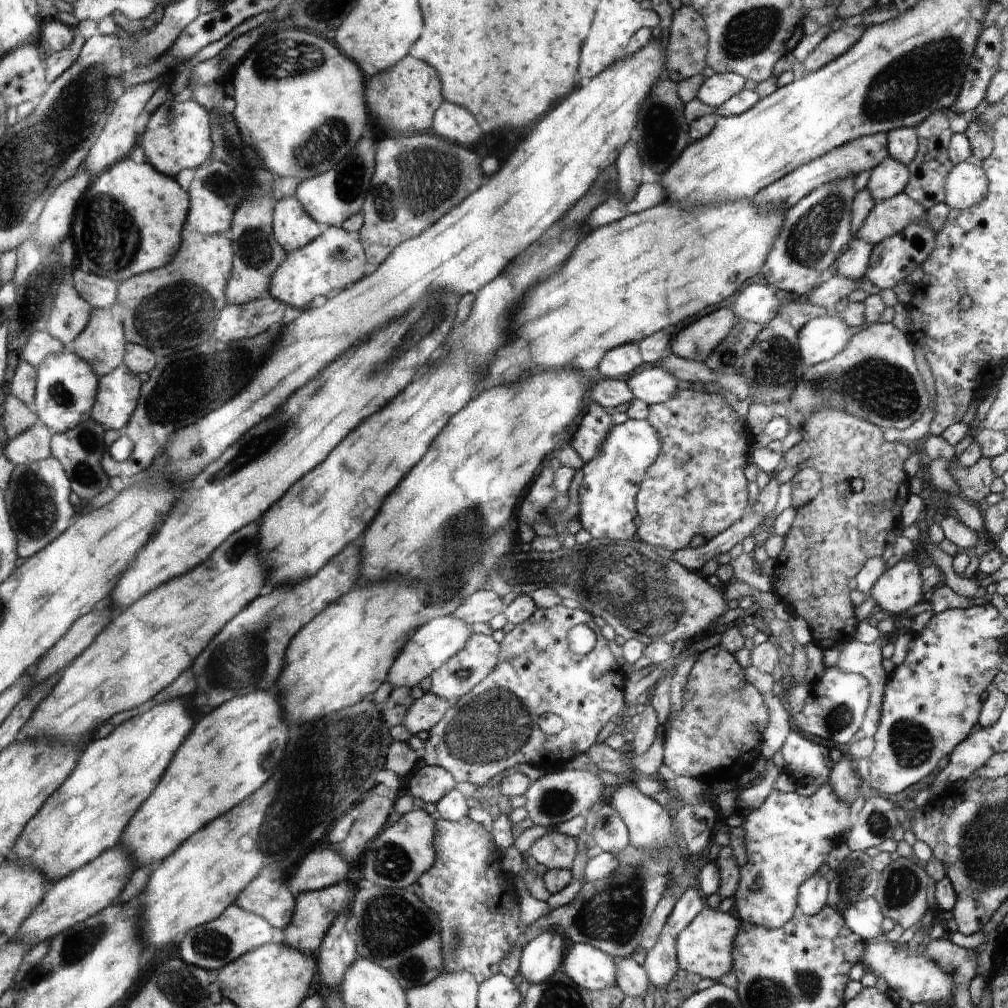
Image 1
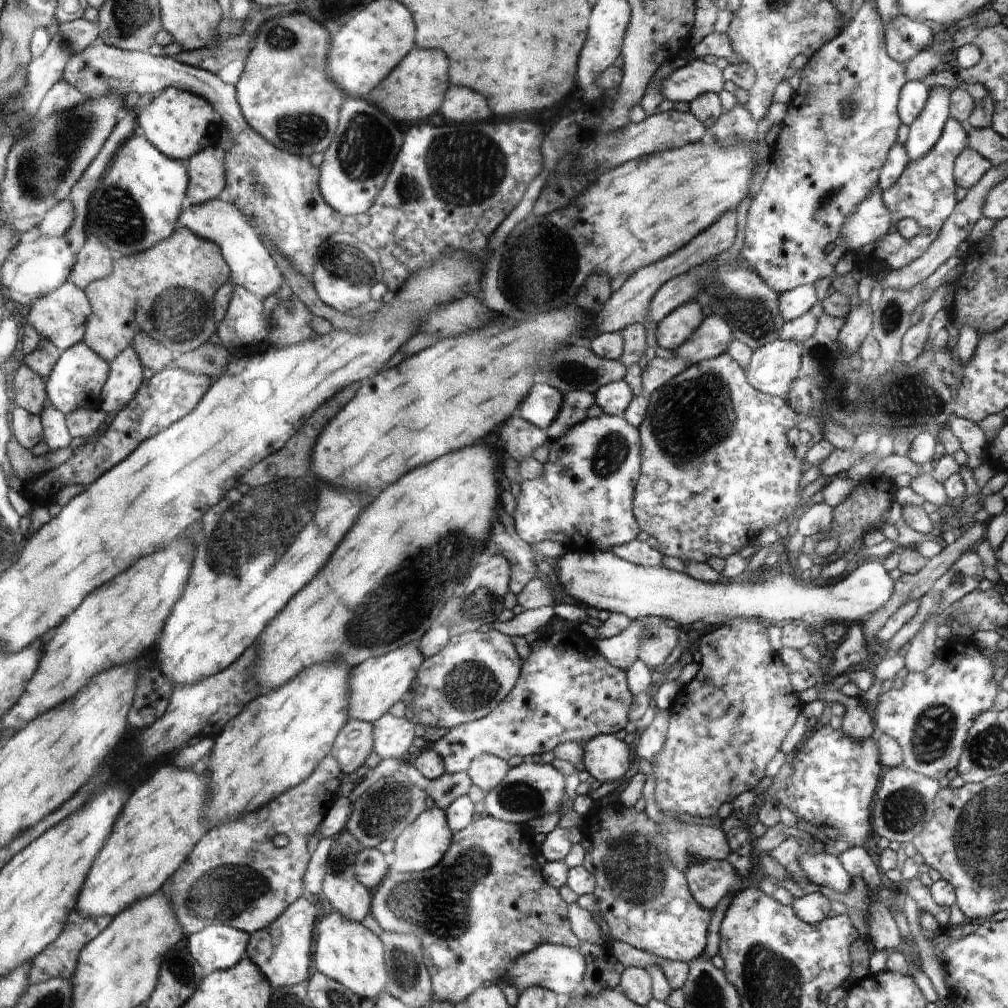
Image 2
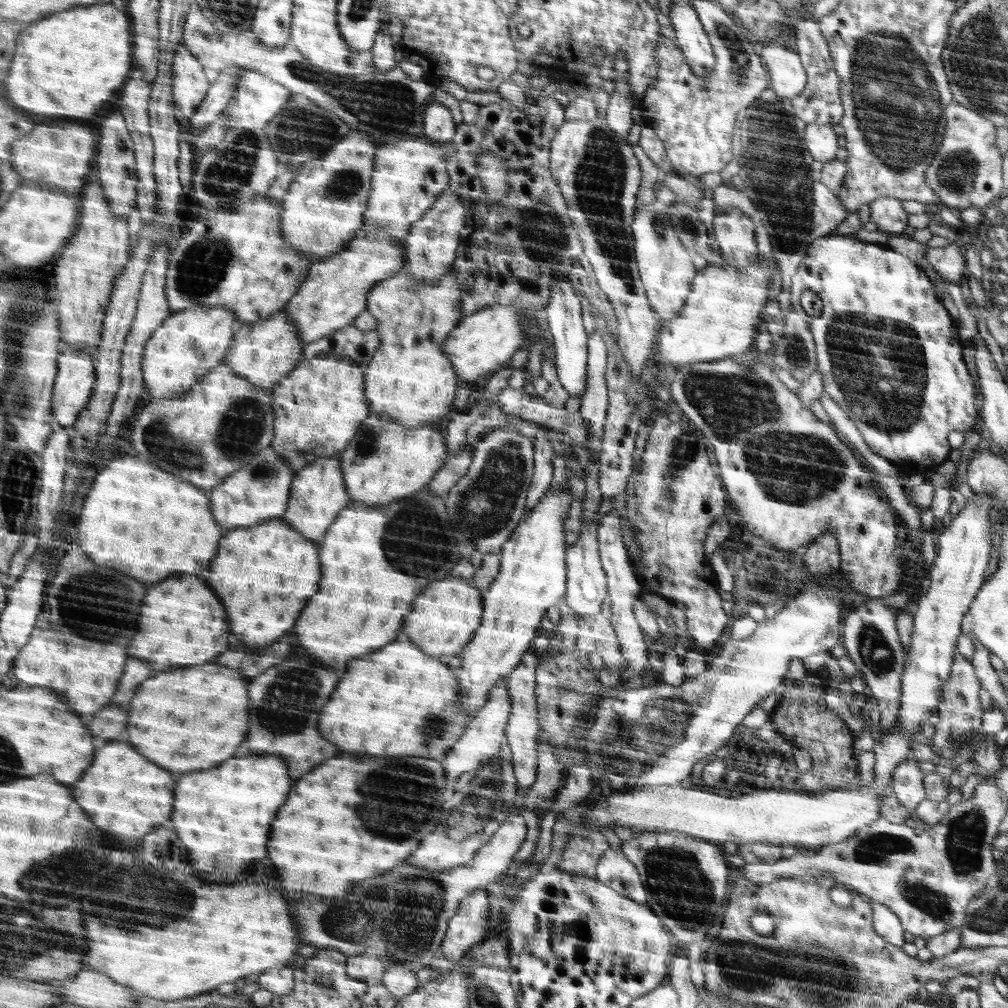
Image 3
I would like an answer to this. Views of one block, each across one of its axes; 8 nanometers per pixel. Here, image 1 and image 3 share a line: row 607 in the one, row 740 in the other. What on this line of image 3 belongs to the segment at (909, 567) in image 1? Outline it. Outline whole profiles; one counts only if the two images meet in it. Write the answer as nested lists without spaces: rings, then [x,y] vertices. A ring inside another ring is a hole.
[[[974,493],[972,498],[968,498],[965,508],[960,512],[955,513],[954,520],[950,526],[946,527],[943,531],[943,534],[938,538],[938,552],[933,560],[932,569],[931,569],[931,578],[929,585],[929,589],[922,593],[918,600],[918,610],[914,614],[914,631],[912,631],[912,643],[910,643],[910,647],[908,647],[908,659],[905,659],[905,667],[902,671],[901,676],[901,697],[900,697],[900,708],[898,710],[898,721],[896,722],[895,729],[890,732],[883,732],[879,736],[877,736],[877,741],[875,746],[872,749],[874,754],[875,764],[874,764],[874,777],[871,781],[871,784],[867,787],[862,787],[859,784],[854,785],[848,790],[830,790],[830,792],[824,792],[822,794],[818,794],[818,796],[812,796],[812,794],[808,794],[808,792],[792,792],[792,790],[754,790],[754,792],[750,792],[750,794],[733,794],[733,796],[728,796],[721,790],[712,790],[712,788],[708,788],[701,785],[694,785],[693,787],[685,788],[681,786],[681,784],[674,784],[668,786],[647,786],[646,788],[632,788],[627,792],[618,792],[612,791],[608,796],[598,796],[595,798],[594,803],[590,805],[590,809],[588,810],[588,814],[584,816],[584,821],[577,826],[580,832],[586,832],[586,834],[590,834],[590,832],[600,832],[602,828],[611,828],[614,829],[614,826],[624,826],[624,828],[628,828],[628,830],[632,830],[635,834],[640,834],[640,832],[644,832],[645,830],[648,832],[656,832],[656,830],[664,830],[664,832],[684,832],[688,836],[694,836],[696,838],[702,838],[702,840],[712,840],[712,842],[736,842],[736,844],[746,844],[746,842],[766,842],[766,844],[778,844],[781,846],[808,846],[808,848],[818,849],[820,846],[826,846],[828,844],[840,843],[842,840],[846,840],[850,838],[850,836],[856,835],[856,832],[859,828],[871,826],[876,822],[881,816],[883,816],[882,812],[880,812],[880,808],[882,807],[883,801],[886,800],[886,797],[889,796],[891,783],[894,780],[894,772],[895,768],[900,766],[900,764],[906,761],[908,754],[910,754],[910,744],[912,744],[912,739],[922,730],[922,724],[926,722],[926,720],[930,719],[930,716],[937,715],[938,712],[938,704],[940,704],[940,698],[942,698],[942,686],[948,682],[948,678],[950,678],[950,674],[952,674],[952,662],[954,662],[956,650],[958,649],[958,642],[960,635],[963,634],[963,620],[964,615],[971,608],[971,604],[974,602],[976,595],[979,594],[979,591],[982,590],[982,586],[985,582],[984,579],[984,571],[989,566],[991,555],[993,552],[994,543],[992,540],[992,536],[988,534],[988,530],[990,529],[990,517],[988,515],[989,510],[992,508],[993,500],[991,496],[988,494],[980,495]]]

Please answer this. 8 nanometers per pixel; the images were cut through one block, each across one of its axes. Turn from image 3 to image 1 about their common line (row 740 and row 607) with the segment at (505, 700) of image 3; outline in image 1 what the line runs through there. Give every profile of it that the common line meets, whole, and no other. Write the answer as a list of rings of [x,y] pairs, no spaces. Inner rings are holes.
[[[481,589],[473,593],[467,601],[463,601],[451,618],[470,626],[473,623],[488,623],[496,615],[503,613],[504,608],[502,600],[493,591]]]

